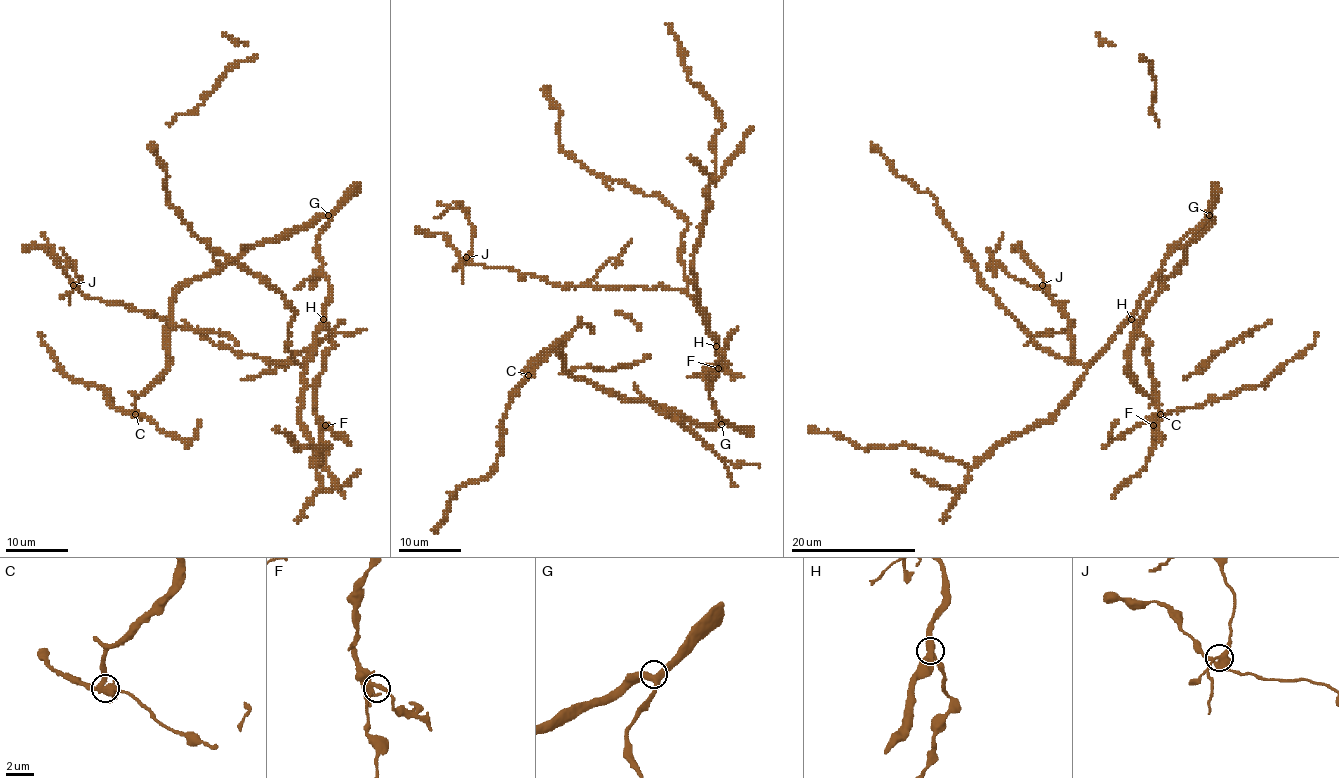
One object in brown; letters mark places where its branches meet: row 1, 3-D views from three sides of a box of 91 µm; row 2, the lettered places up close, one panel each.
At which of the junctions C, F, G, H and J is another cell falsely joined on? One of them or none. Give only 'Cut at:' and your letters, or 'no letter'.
Cut at: C

